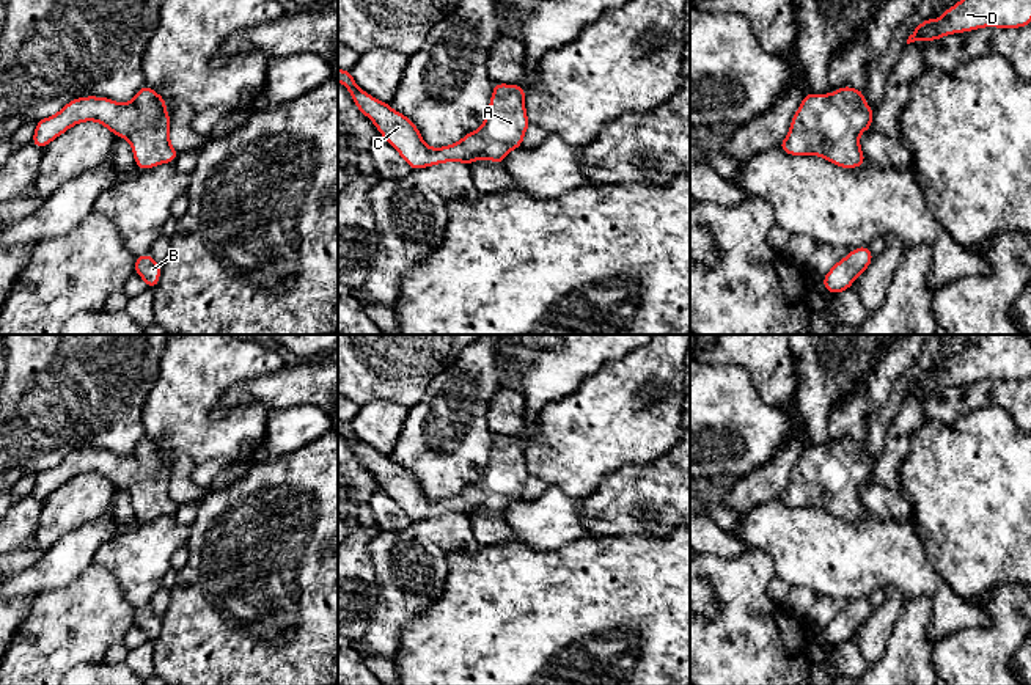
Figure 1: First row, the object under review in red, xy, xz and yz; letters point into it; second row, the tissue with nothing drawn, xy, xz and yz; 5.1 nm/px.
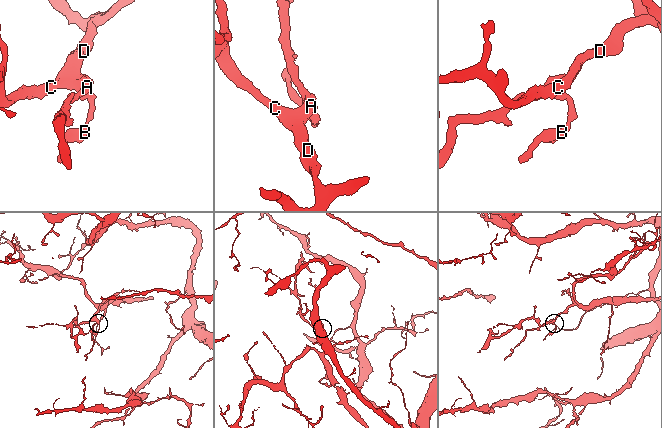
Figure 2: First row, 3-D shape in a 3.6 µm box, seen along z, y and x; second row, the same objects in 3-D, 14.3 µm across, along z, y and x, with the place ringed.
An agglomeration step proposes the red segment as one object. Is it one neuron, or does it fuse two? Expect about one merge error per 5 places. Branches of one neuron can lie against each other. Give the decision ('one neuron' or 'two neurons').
one neuron

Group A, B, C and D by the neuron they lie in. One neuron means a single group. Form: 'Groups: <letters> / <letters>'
Groups: A B C D

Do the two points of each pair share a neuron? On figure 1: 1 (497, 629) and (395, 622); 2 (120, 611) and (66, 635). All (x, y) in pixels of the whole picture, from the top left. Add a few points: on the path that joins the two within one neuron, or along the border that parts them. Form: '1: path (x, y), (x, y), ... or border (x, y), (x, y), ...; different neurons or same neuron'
1: border (436, 599), (403, 629), (399, 649), (393, 657); different neurons
2: path (107, 615), (90, 615), (79, 624); same neuron

